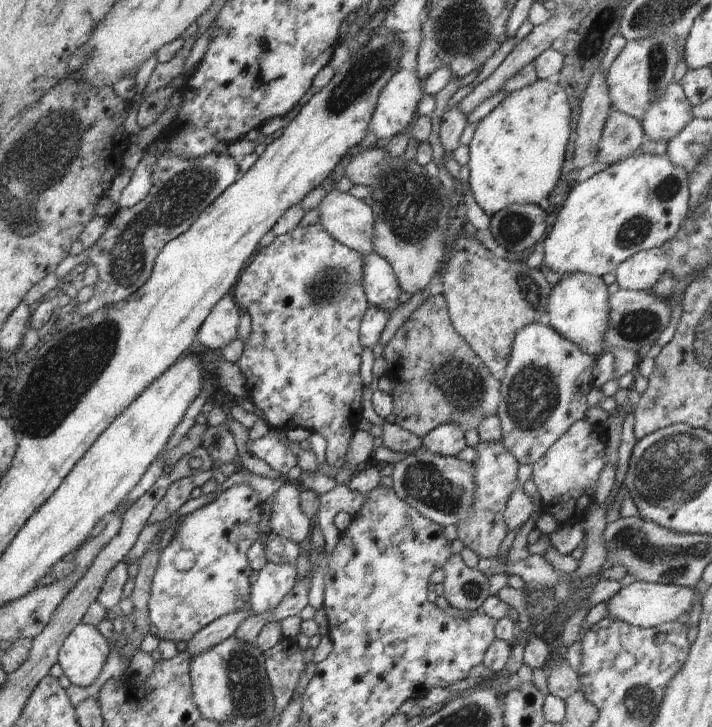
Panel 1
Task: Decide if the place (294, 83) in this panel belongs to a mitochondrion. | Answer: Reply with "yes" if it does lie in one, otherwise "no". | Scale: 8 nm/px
no

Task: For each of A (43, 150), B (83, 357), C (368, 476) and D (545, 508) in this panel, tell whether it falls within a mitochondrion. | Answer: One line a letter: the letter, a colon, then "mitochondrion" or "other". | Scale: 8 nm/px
A: mitochondrion
B: mitochondrion
C: other
D: other

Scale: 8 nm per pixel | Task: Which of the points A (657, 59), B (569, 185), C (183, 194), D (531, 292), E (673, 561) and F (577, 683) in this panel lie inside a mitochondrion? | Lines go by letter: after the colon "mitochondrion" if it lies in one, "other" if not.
A: mitochondrion
B: other
C: mitochondrion
D: mitochondrion
E: mitochondrion
F: other

